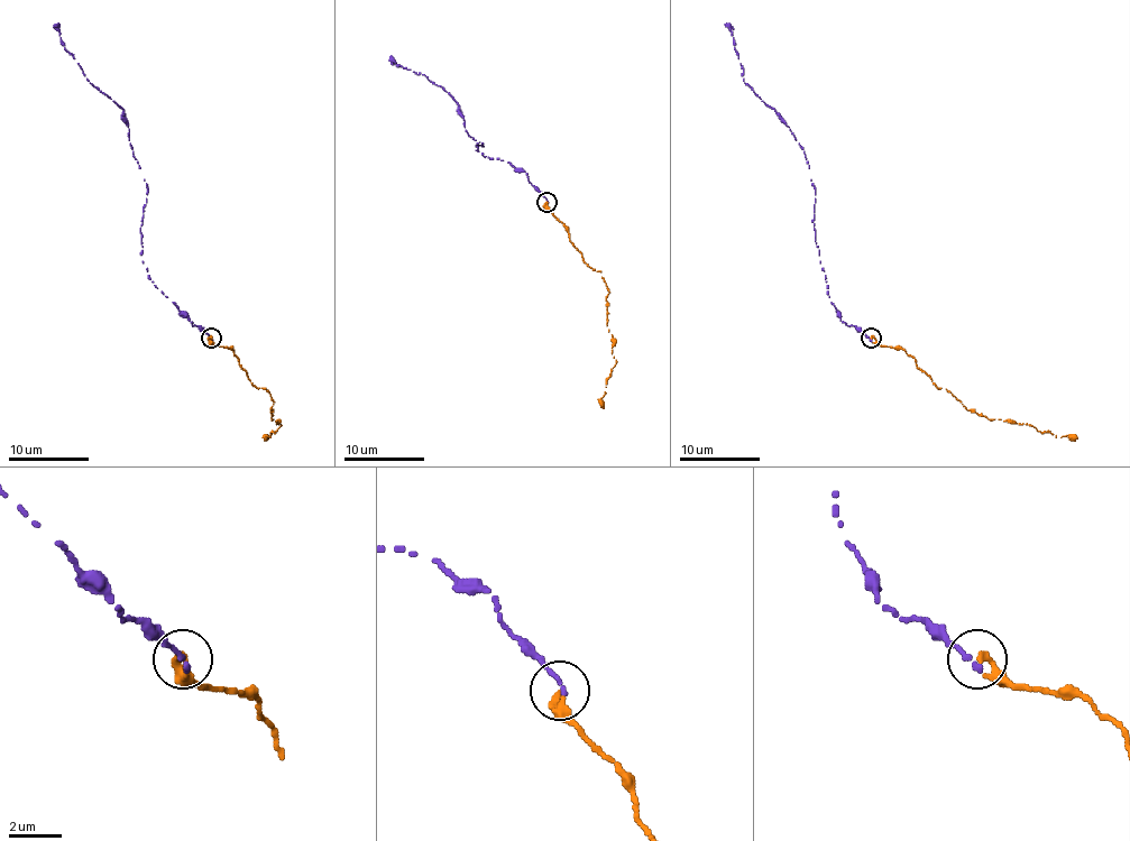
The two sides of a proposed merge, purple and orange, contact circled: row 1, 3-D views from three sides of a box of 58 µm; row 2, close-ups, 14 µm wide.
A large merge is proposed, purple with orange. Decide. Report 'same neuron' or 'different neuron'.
same neuron

